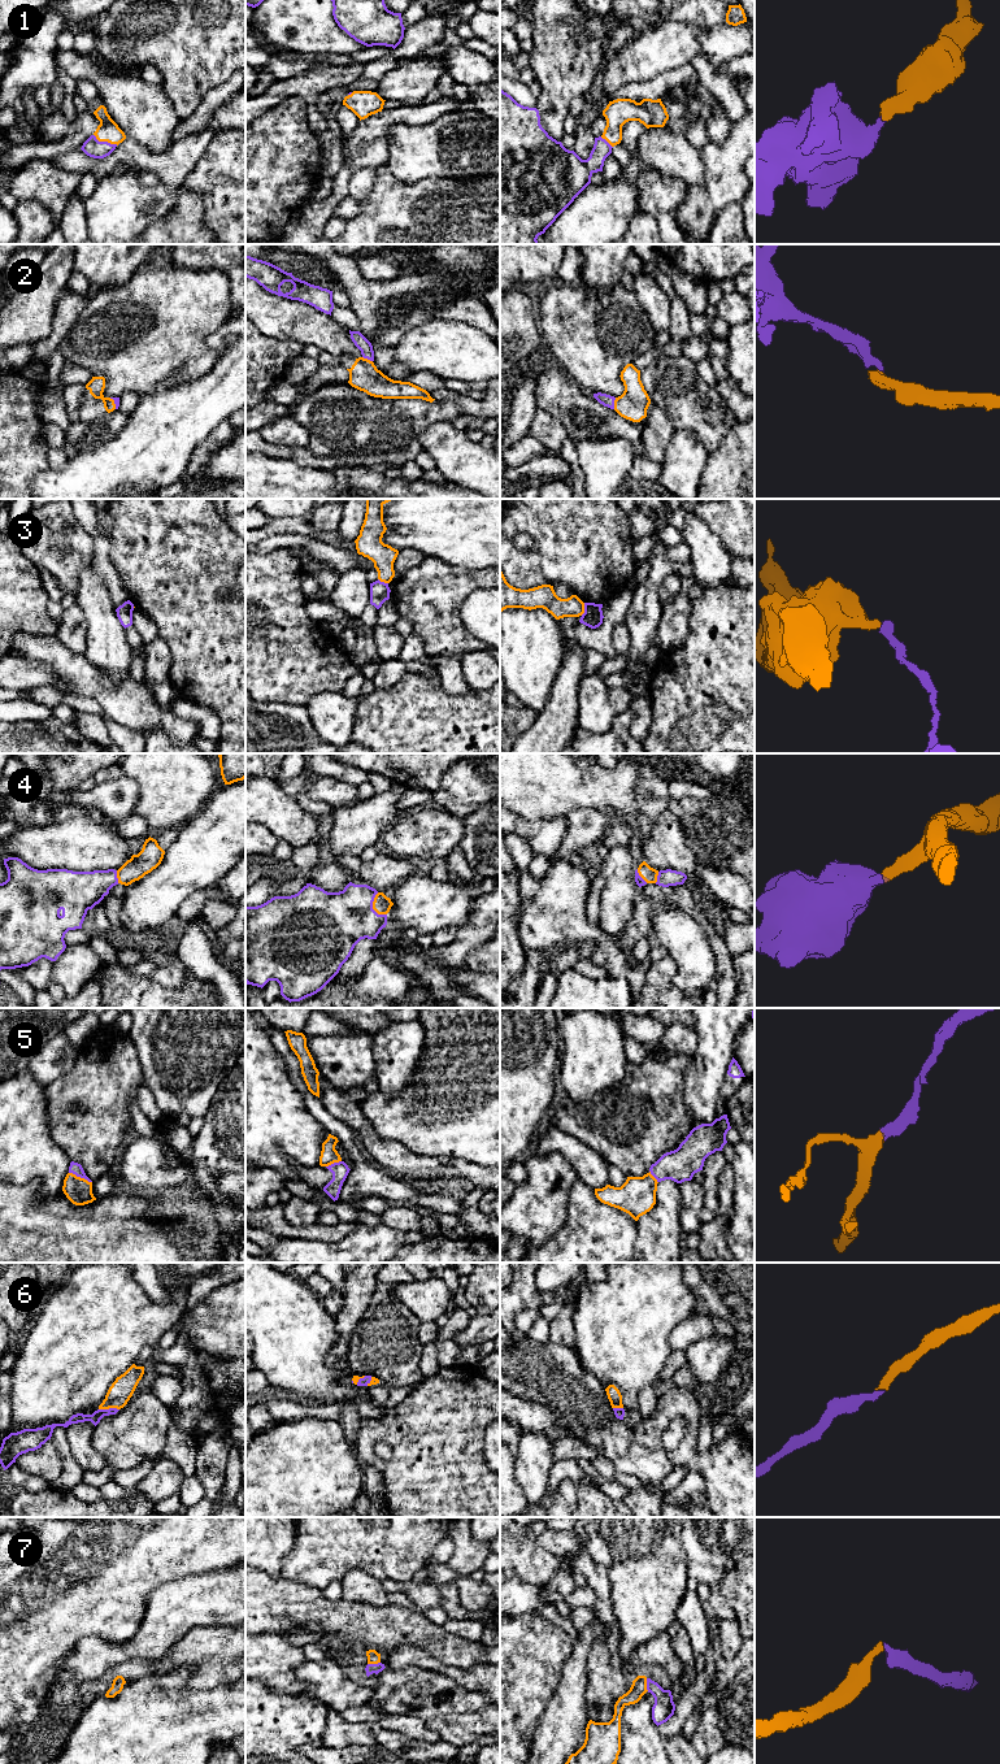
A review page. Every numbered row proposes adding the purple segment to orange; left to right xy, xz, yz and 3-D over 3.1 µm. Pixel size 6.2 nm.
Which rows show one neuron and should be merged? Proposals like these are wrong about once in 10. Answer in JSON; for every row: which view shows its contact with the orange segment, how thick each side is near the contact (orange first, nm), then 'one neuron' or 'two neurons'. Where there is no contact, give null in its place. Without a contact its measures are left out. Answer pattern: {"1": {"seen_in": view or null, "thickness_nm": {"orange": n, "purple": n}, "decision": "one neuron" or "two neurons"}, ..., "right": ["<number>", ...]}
{"1": {"seen_in": "xy", "thickness_nm": {"orange": 140, "purple": 110}, "decision": "one neuron"}, "2": {"seen_in": "yz", "thickness_nm": {"orange": 190, "purple": 80}, "decision": "one neuron"}, "3": {"seen_in": "yz", "thickness_nm": {"orange": 140, "purple": 130}, "decision": "two neurons"}, "4": {"seen_in": "xz", "thickness_nm": {"orange": 120, "purple": 360}, "decision": "one neuron"}, "5": {"seen_in": "xy", "thickness_nm": {"orange": 160, "purple": 70}, "decision": "one neuron"}, "6": {"seen_in": "xy", "thickness_nm": {"orange": 140, "purple": 70}, "decision": "one neuron"}, "7": {"seen_in": "xz", "thickness_nm": {"orange": 80, "purple": 60}, "decision": "one neuron"}, "right": ["1", "2", "4", "5", "6", "7"]}

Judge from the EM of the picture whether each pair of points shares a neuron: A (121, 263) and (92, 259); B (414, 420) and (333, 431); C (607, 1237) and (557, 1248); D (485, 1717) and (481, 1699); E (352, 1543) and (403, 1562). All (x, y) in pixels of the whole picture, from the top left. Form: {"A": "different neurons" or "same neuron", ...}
{"A": "same neuron", "B": "same neuron", "C": "same neuron", "D": "different neurons", "E": "same neuron"}

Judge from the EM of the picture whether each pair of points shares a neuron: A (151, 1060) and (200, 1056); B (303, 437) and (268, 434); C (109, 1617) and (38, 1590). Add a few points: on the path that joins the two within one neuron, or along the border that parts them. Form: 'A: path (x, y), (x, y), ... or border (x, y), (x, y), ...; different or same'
A: path (162, 1060), (181, 1060), (188, 1056); same
B: path (294, 434), (277, 434); same
C: path (91, 1599), (85, 1593), (56, 1593); same

